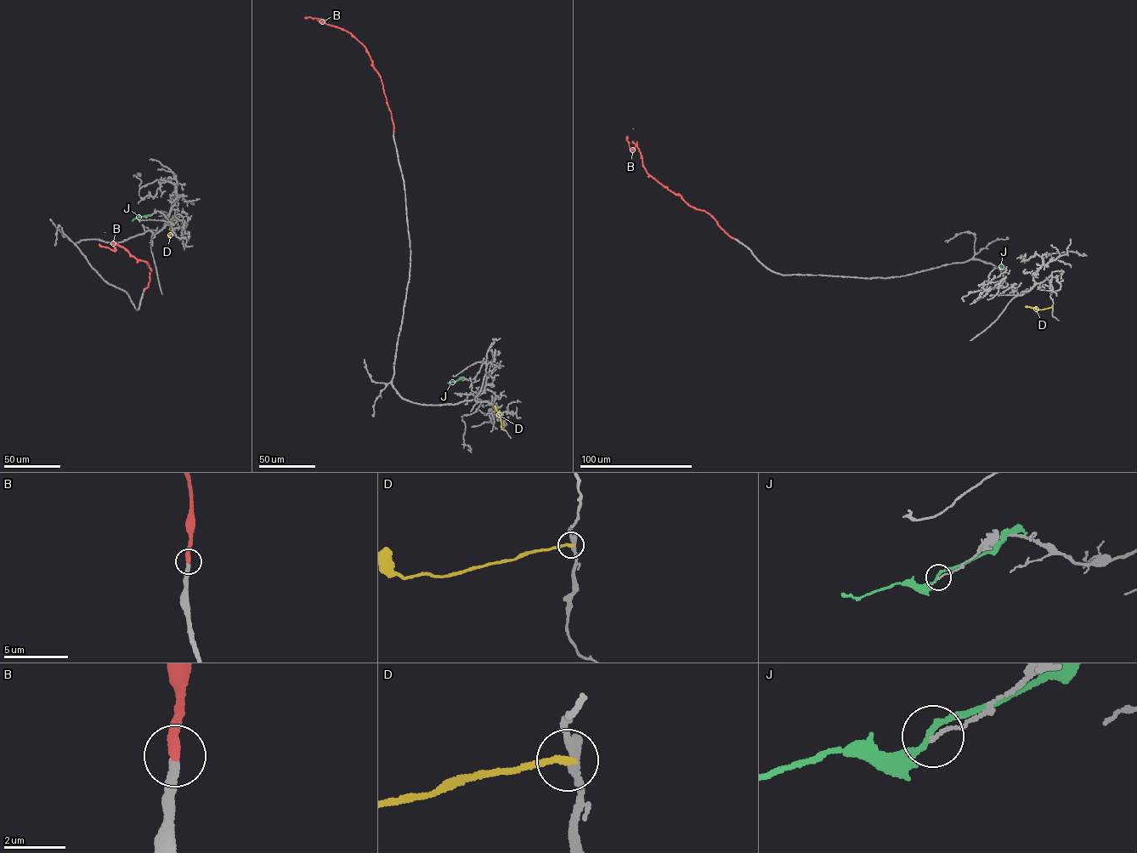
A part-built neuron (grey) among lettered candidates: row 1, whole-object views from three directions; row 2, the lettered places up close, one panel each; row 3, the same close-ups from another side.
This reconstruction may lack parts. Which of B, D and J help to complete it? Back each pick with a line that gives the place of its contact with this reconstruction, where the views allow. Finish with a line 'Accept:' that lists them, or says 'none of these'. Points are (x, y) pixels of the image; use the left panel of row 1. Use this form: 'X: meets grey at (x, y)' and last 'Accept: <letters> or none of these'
B: meets grey at (145, 288)
Accept: B

